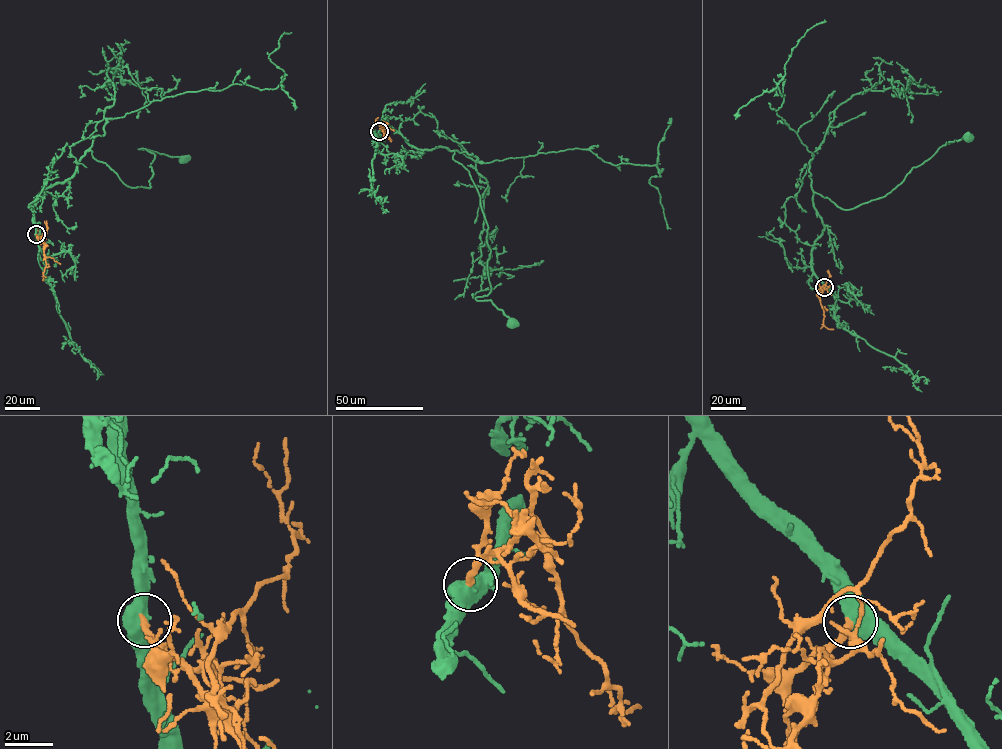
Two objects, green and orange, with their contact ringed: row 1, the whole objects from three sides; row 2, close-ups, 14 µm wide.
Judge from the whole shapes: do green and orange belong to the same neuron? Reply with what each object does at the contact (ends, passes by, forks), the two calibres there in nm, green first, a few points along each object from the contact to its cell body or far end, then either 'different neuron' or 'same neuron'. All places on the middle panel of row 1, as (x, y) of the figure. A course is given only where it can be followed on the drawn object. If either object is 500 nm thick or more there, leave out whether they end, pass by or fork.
600/320 nm | green via (379, 131), (384, 124), (418, 149), (453, 150), (468, 171), (491, 252), (491, 289), (475, 298), (512, 323) | orange via (379, 131), (386, 125), (376, 121), (372, 129) | same neuron

